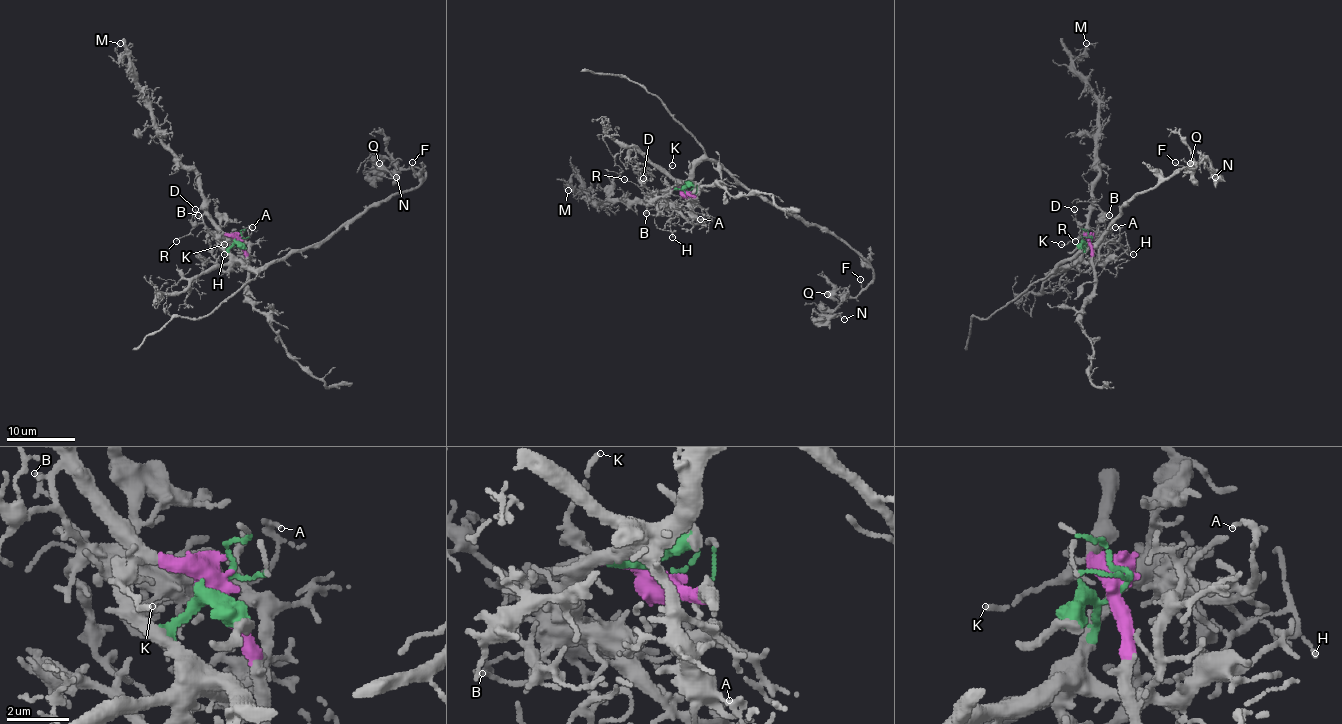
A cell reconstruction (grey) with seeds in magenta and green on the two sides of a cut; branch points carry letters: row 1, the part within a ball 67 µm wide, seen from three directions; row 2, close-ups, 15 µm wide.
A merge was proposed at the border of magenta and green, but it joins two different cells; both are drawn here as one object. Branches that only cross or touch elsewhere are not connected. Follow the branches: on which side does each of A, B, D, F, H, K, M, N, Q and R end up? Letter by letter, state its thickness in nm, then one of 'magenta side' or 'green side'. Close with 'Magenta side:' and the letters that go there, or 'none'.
A: 120 nm | green side
B: 150 nm | green side
D: 160 nm | magenta side
F: 110 nm | green side
H: 100 nm | green side
K: 120 nm | magenta side
M: 110 nm | magenta side
N: 140 nm | green side
Q: 480 nm | green side
R: 90 nm | magenta side
Magenta side: D, K, M, R

